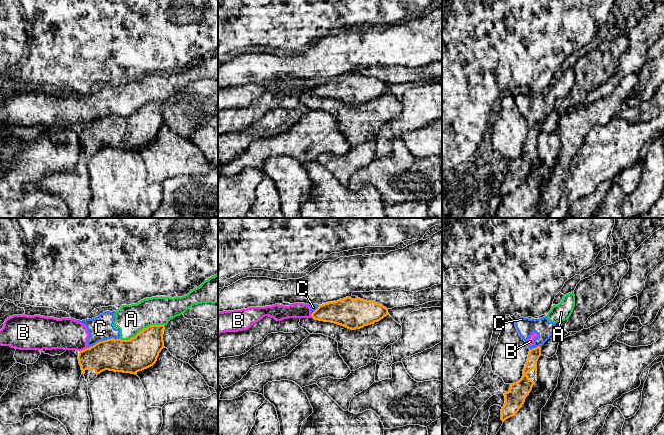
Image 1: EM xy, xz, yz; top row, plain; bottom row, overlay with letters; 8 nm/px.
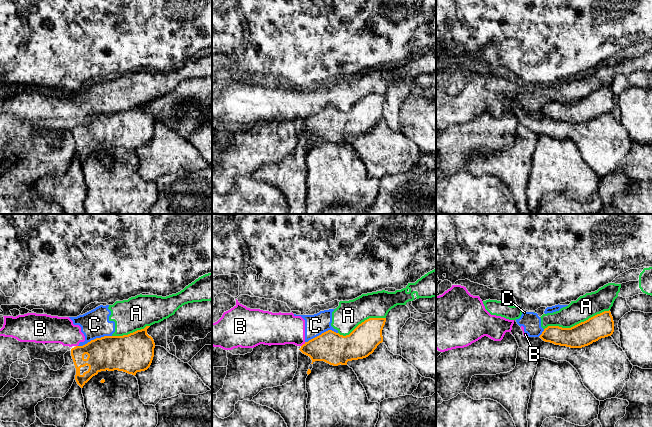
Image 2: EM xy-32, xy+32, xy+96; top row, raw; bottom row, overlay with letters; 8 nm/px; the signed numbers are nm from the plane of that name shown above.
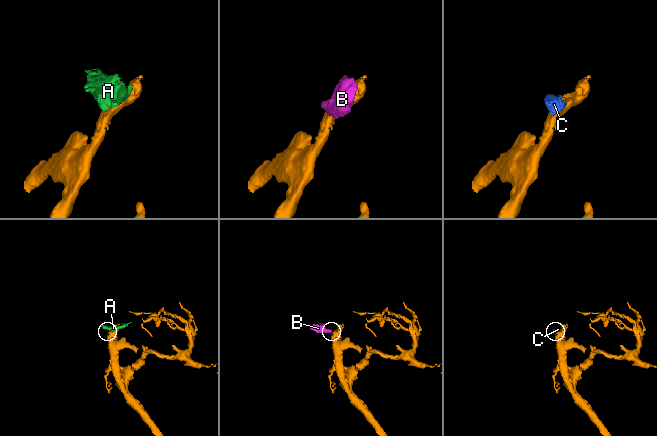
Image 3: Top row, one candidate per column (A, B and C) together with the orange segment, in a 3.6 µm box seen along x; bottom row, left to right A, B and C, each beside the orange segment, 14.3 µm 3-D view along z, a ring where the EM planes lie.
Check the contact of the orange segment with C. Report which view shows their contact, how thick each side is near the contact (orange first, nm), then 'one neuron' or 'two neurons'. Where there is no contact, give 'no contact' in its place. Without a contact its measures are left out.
meets orange in xy; 280 nm thick on the orange side, 200 nm on the other; two neurons

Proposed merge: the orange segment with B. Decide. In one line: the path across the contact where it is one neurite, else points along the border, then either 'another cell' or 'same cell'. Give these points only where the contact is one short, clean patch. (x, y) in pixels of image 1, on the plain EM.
border along xy (86, 123), (80, 127); another cell

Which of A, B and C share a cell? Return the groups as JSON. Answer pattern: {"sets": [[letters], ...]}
{"sets": [["A", "B", "C"]]}

